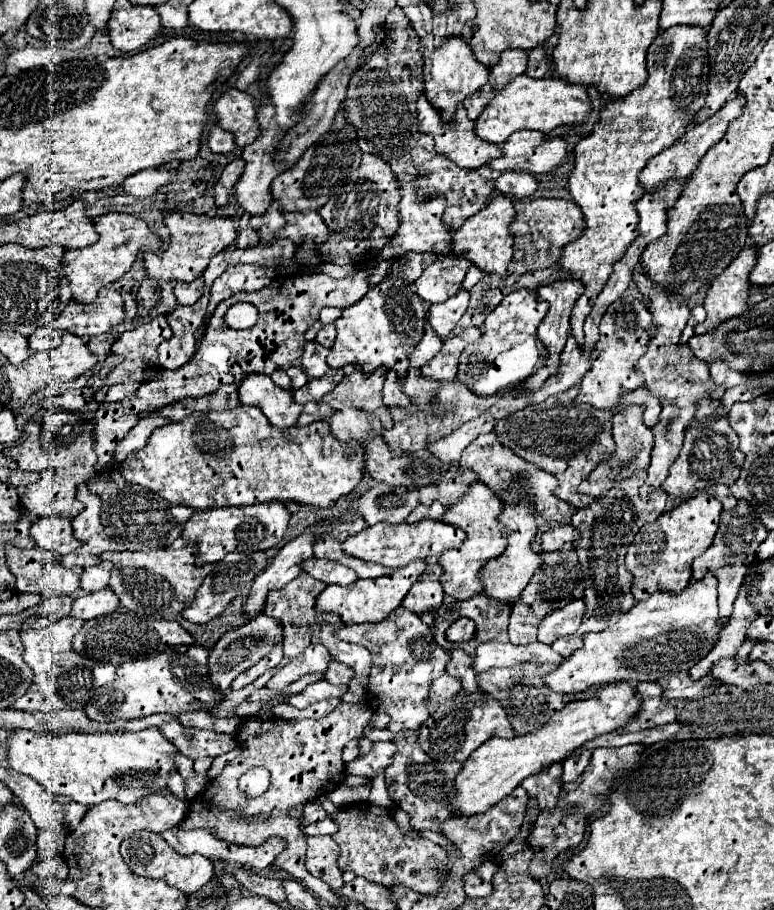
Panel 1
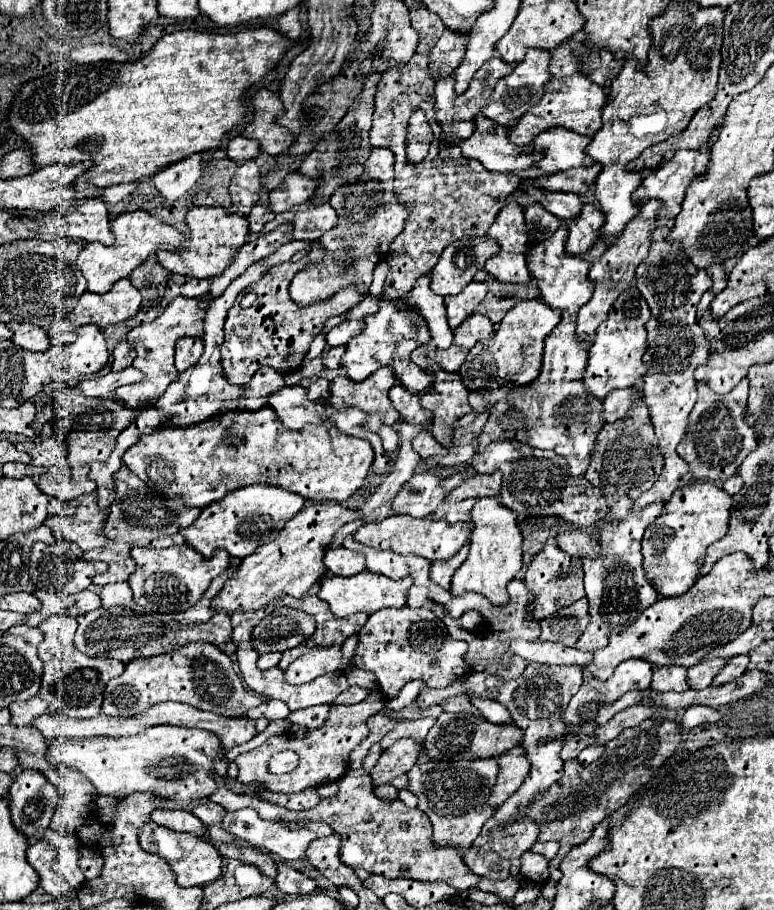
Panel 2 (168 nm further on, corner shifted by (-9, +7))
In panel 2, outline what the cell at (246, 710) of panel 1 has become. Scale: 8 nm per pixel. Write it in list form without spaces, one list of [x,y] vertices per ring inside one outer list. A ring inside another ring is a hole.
[[[188,644],[182,650],[172,650],[168,654],[160,654],[160,656],[152,656],[152,658],[138,658],[126,664],[126,670],[122,672],[122,676],[112,678],[104,690],[104,704],[102,704],[102,712],[108,716],[136,716],[142,714],[144,710],[148,710],[154,704],[160,702],[184,702],[190,704],[194,708],[206,710],[206,712],[214,712],[214,714],[226,714],[226,716],[236,716],[236,714],[246,714],[250,708],[260,706],[262,700],[258,694],[252,694],[244,688],[240,676],[234,672],[232,660],[218,650],[212,644]]]

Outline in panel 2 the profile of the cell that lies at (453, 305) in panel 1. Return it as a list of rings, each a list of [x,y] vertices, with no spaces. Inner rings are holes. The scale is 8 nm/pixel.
[[[470,282],[460,294],[444,298],[446,300],[446,314],[448,314],[450,328],[460,326],[476,310],[476,306],[484,300],[486,292],[488,292],[488,284],[486,282]]]

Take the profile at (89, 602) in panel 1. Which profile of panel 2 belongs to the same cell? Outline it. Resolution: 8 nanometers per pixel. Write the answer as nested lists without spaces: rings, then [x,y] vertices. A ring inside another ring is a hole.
[[[116,582],[116,584],[108,584],[102,588],[102,606],[128,606],[132,604],[132,590],[128,586],[128,582]]]

